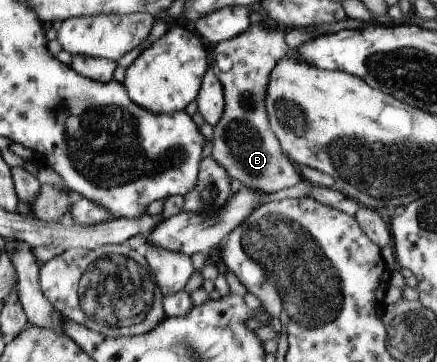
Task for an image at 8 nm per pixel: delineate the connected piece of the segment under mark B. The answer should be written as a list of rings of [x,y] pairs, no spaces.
[[[267,22],[251,24],[249,30],[241,32],[239,36],[233,36],[212,47],[212,59],[210,68],[221,82],[224,91],[224,112],[217,125],[213,128],[213,150],[210,158],[217,162],[232,179],[241,182],[243,188],[257,191],[263,194],[271,194],[285,188],[293,188],[303,180],[297,166],[283,153],[277,136],[271,129],[268,113],[265,105],[267,88],[273,68],[290,52],[290,47],[285,42],[285,33],[272,29]]]

